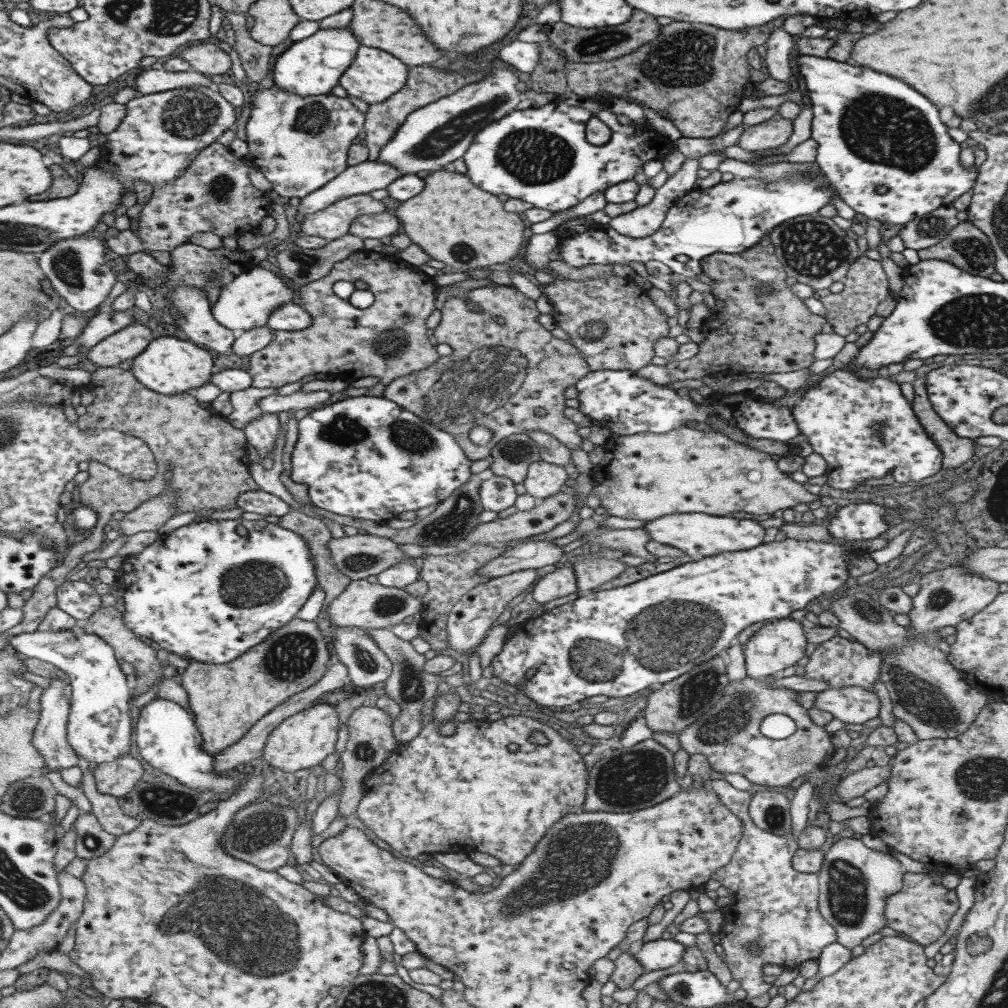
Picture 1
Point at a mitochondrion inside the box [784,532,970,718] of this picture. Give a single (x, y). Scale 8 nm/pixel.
(940, 600)

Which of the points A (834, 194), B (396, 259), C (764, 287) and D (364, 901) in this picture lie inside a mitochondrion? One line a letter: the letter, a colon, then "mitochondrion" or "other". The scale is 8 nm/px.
A: other
B: other
C: mitochondrion
D: other

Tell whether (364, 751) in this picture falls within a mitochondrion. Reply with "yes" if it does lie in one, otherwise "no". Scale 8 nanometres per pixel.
yes

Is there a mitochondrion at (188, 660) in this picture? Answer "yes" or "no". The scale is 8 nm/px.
no

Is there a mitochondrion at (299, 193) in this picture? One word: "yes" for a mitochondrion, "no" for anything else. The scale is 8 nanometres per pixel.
no

